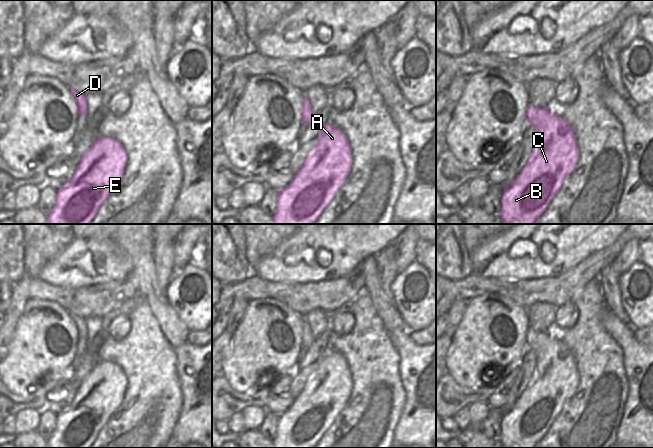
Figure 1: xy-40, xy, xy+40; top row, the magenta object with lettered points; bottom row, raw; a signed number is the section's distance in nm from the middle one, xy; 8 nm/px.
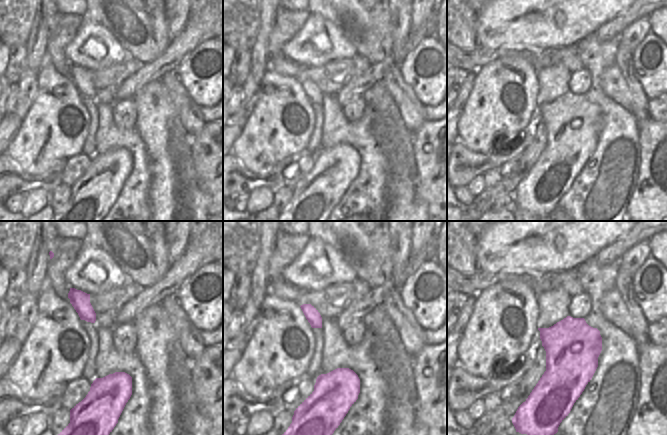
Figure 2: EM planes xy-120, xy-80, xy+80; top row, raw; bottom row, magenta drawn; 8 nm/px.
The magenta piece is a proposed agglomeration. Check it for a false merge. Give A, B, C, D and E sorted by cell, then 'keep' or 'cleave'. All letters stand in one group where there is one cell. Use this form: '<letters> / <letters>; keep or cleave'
A B C D E; keep

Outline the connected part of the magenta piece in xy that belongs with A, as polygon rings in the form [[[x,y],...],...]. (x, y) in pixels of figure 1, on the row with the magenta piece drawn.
[[[326,123],[303,166],[295,173],[293,180],[279,191],[274,224],[314,224],[345,182],[352,162],[353,156],[345,134]]]

